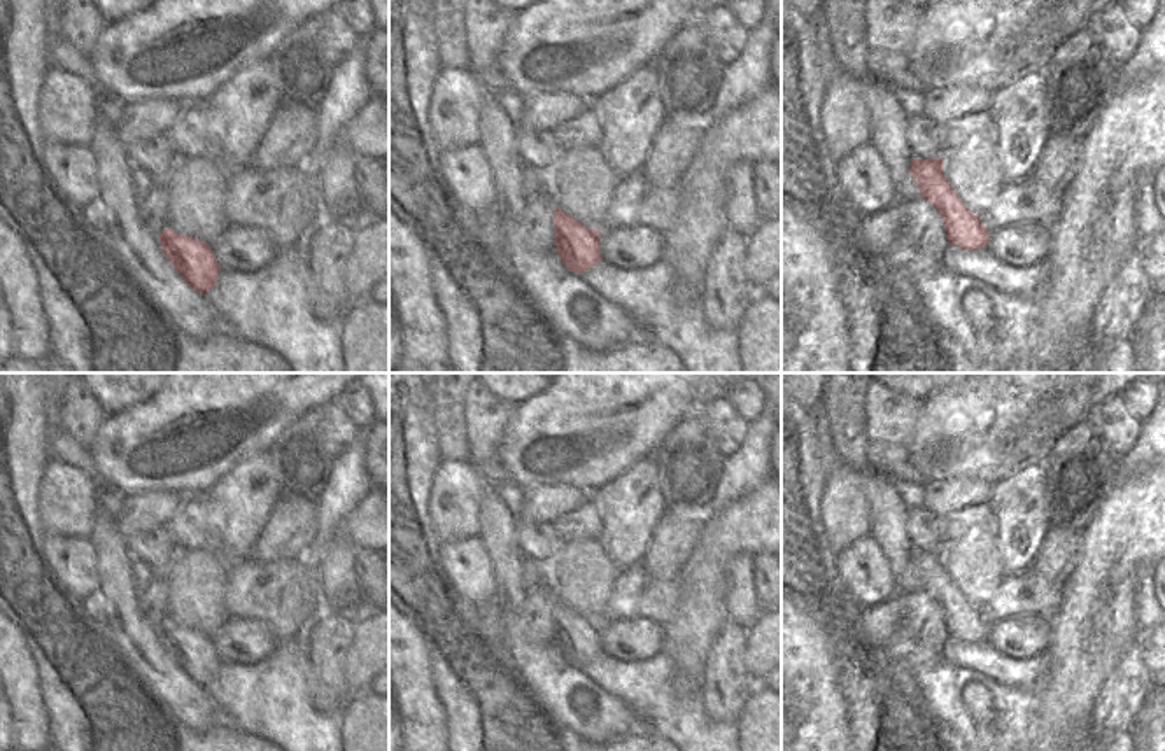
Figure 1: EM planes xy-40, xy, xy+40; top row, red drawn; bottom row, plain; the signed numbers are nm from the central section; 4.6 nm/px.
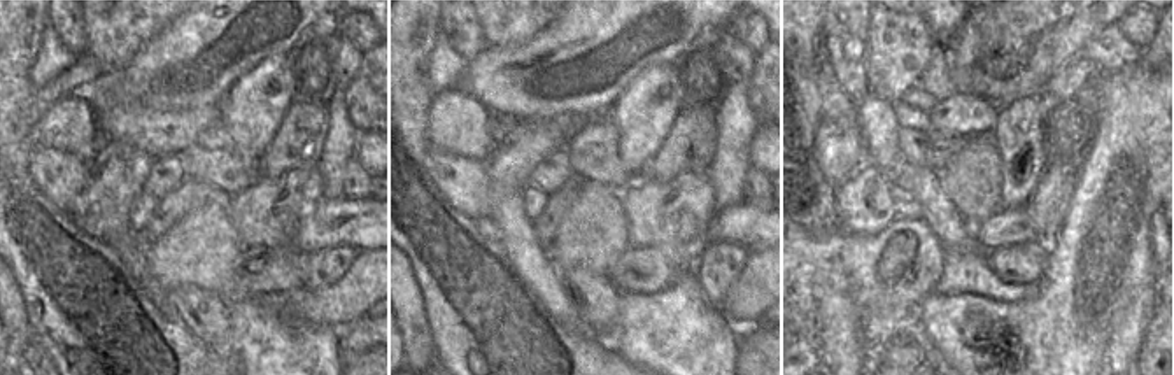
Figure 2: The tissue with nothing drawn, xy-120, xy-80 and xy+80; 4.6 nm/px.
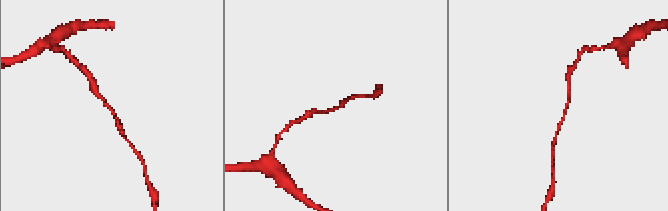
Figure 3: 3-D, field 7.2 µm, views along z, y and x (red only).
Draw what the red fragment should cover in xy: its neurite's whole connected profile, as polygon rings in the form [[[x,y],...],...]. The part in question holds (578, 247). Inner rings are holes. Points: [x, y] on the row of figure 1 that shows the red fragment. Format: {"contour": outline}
{"contour": [[[561,208],[555,210],[555,252],[575,275],[582,275],[603,263],[601,233],[589,229]]]}

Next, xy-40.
{"contour": [[[165,229],[159,242],[163,252],[191,289],[203,296],[212,292],[222,270],[210,245],[172,229]]]}

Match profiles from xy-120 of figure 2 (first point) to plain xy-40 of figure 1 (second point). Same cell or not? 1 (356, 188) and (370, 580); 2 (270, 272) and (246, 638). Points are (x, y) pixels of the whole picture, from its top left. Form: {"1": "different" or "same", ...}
{"1": "same", "2": "same"}

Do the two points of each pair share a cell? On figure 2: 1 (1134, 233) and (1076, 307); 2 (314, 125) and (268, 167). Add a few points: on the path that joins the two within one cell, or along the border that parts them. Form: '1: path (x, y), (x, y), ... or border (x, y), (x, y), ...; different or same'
1: path (1118, 251), (1101, 268), (1101, 283), (1094, 290); same
2: path (304, 134), (279, 158); same

